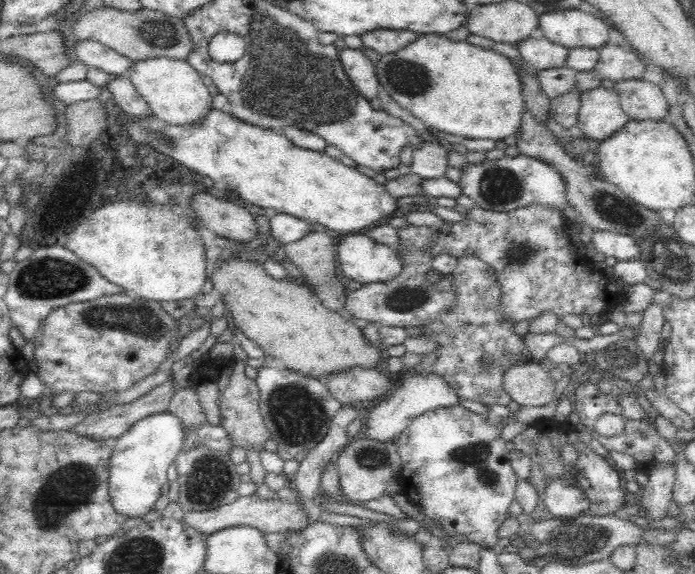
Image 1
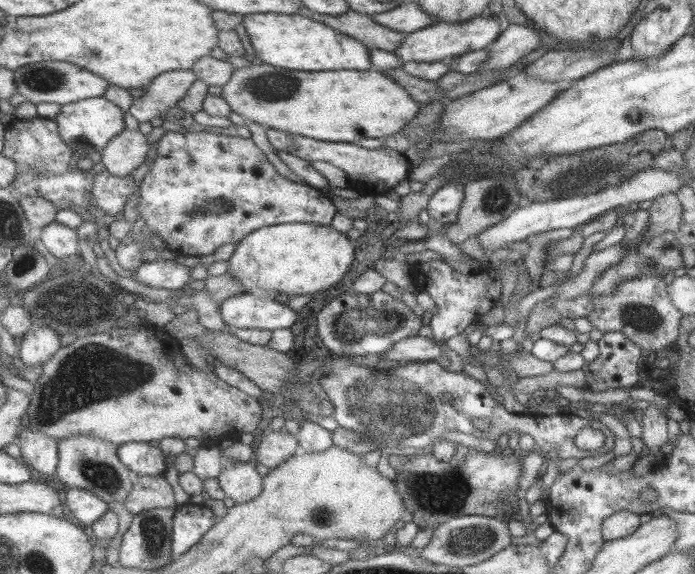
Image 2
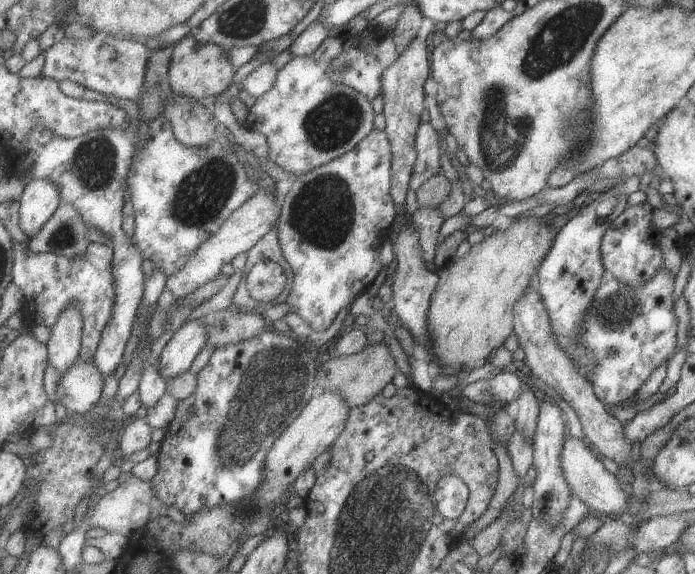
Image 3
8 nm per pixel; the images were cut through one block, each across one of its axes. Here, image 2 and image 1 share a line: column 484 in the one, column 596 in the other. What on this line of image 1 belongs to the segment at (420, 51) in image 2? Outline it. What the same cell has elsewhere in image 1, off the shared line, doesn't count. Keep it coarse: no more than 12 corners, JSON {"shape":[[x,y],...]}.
{"shape":[[585,9],[539,15],[539,34],[600,49],[609,23]]}

